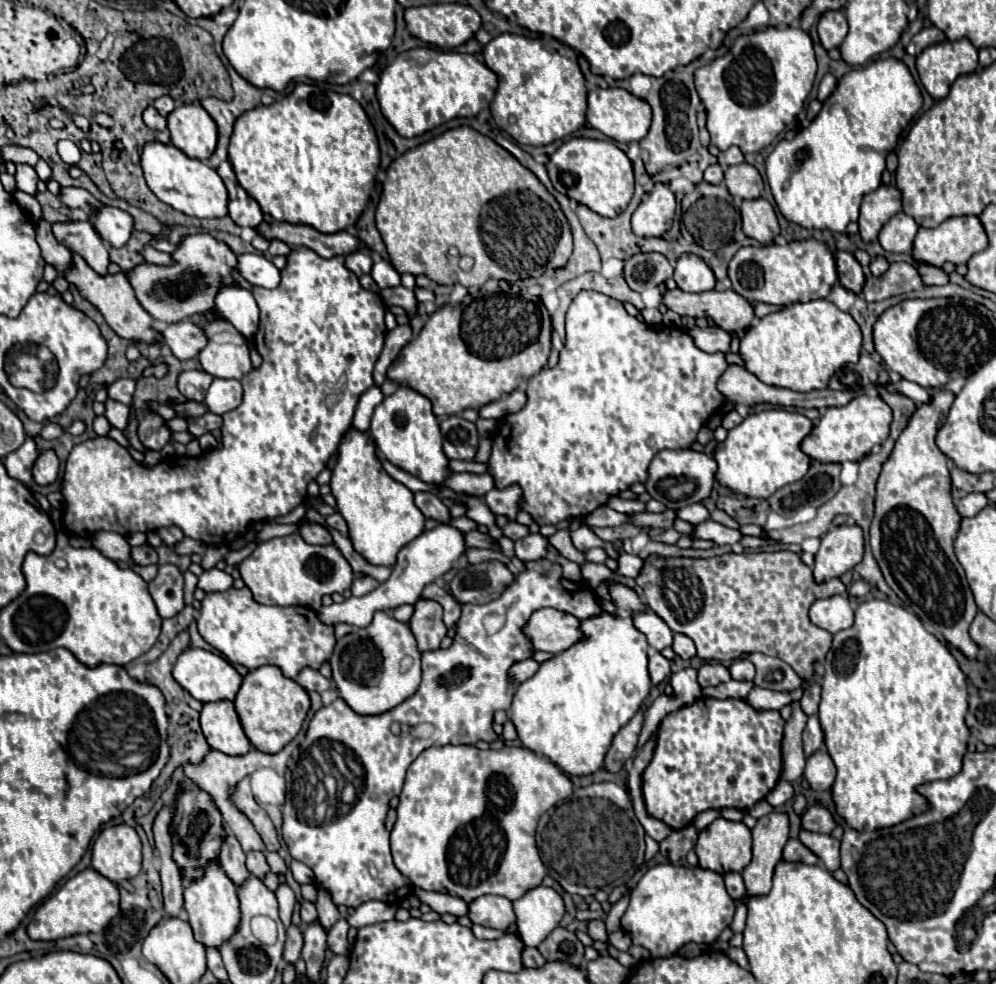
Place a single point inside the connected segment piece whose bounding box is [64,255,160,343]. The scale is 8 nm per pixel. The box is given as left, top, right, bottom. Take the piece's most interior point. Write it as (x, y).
(112, 295)

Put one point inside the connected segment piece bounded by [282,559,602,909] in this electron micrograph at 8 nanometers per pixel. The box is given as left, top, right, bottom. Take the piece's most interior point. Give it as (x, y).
(350, 855)

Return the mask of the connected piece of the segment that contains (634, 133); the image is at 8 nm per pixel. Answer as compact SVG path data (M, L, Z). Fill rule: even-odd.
M594 89L588 93L586 119L594 129L602 131L606 137L620 143L632 143L640 141L648 133L652 121L652 109L644 99L634 97L626 89Z

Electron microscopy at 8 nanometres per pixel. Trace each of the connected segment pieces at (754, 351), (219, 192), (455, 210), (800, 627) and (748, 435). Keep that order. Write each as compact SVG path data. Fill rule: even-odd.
M816 299L808 303L794 303L762 319L756 319L740 339L740 357L744 361L744 367L750 373L754 373L762 383L806 393L814 389L826 389L830 377L842 365L858 361L860 347L862 347L862 333L852 315L840 311L834 303L826 299Z
M152 141L146 145L142 151L142 169L150 191L172 209L200 219L228 215L228 191L216 169L204 165L198 159L190 159L172 143L164 145L160 141Z
M470 127L450 129L390 163L376 209L376 225L382 233L392 265L400 273L426 275L440 285L452 285L452 279L448 277L450 271L458 273L458 281L464 287L482 287L488 279L518 281L540 277L546 269L564 267L572 255L570 225L558 201L514 155ZM452 245L456 245L462 255L474 259L470 273L464 273L458 261L448 255Z
M792 551L726 553L722 557L710 559L650 555L644 559L644 567L634 581L644 589L644 597L650 609L658 617L662 617L672 631L680 631L696 643L698 657L734 661L740 659L742 653L758 651L786 661L798 673L800 679L810 679L814 675L814 665L824 661L826 653L832 647L832 633L822 627L816 627L810 621L810 605L816 599L844 595L846 591L840 579L830 579L818 585L812 577L812 569L806 567Z
M766 409L748 415L740 425L728 431L726 439L716 445L716 481L734 493L768 499L782 485L794 483L806 475L810 457L802 453L800 441L810 433L812 421L800 413L784 409Z

